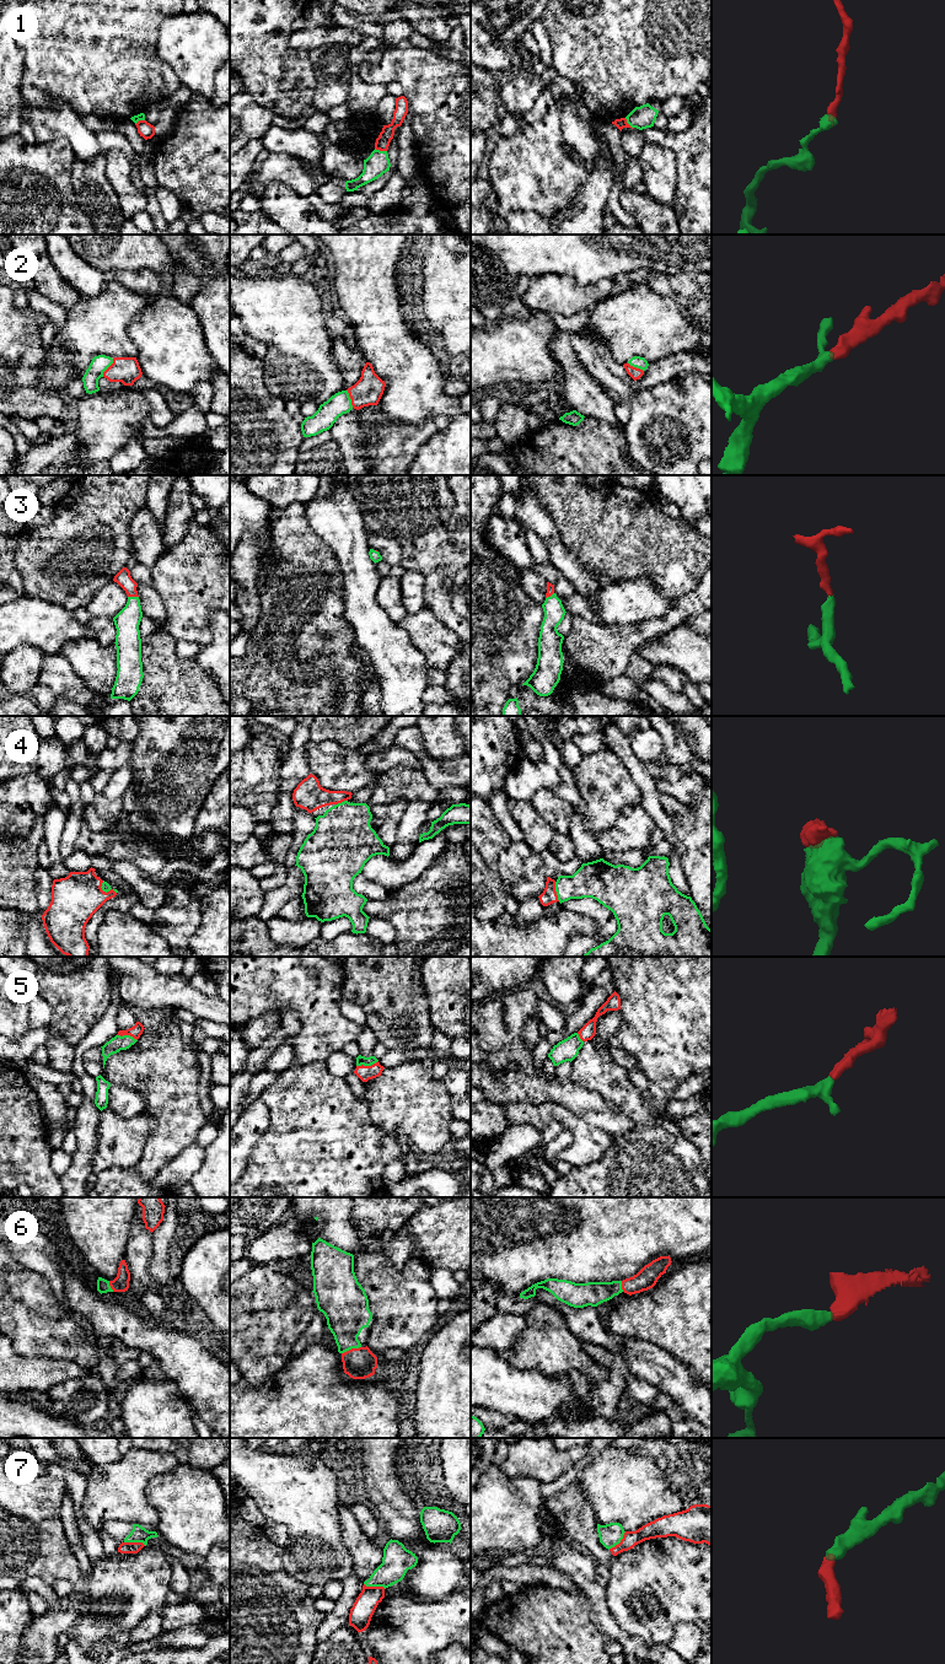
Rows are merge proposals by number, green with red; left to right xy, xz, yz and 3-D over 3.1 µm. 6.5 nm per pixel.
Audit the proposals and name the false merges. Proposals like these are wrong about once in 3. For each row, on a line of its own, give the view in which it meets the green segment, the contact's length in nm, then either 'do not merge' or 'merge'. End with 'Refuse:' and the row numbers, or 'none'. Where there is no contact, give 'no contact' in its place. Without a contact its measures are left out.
1: meets green in xz; contact 80 nm long; do not merge
2: meets green in xy; contact 140 nm long; merge
3: meets green in xy; contact 70 nm long; merge
4: meets green in yz; contact 130 nm long; merge
5: meets green in xz; contact 150 nm long; merge
6: meets green in xz; contact 140 nm long; merge
7: meets green in yz; contact 170 nm long; do not merge
Refuse: 1, 7

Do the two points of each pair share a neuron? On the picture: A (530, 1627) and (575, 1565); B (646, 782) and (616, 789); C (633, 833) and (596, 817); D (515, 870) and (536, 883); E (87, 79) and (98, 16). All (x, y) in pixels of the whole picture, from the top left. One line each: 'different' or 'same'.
A: different
B: different
C: different
D: same
E: same

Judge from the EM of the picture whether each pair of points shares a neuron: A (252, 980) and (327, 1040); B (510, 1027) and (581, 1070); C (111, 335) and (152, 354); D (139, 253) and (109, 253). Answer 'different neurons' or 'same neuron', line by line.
A: same neuron
B: different neurons
C: different neurons
D: same neuron

